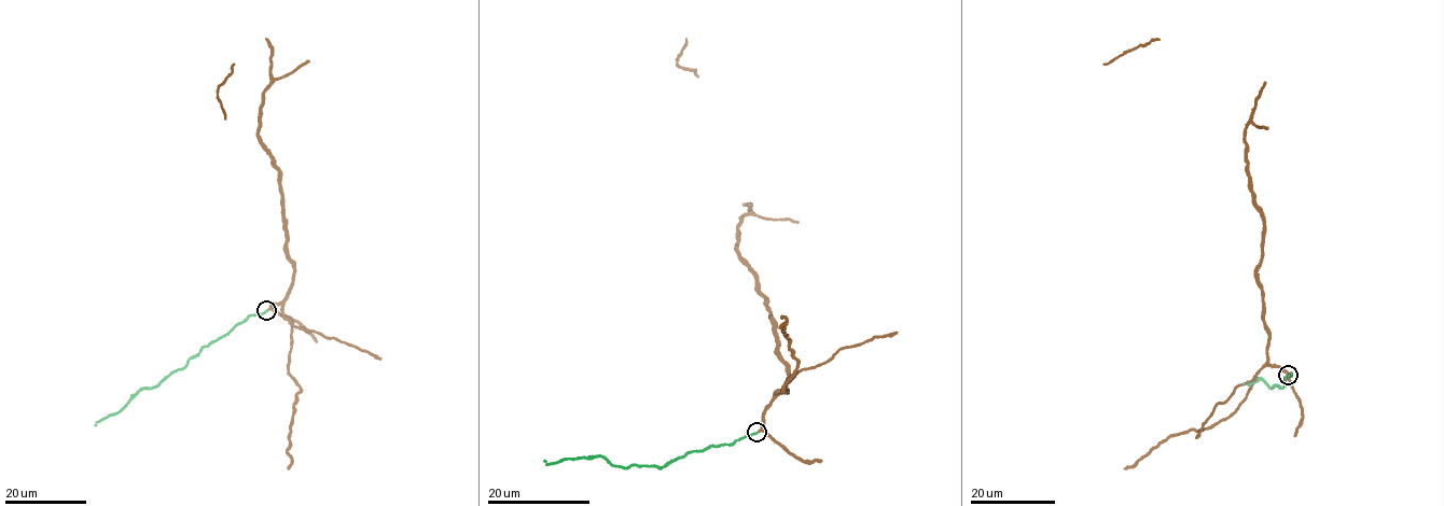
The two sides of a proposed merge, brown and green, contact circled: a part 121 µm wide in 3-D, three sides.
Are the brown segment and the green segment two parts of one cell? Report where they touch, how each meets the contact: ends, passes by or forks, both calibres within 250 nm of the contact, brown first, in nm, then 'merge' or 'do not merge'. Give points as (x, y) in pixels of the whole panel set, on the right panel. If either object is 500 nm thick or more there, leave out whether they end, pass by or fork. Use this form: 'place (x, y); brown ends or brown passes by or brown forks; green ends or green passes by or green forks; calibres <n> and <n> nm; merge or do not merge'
place (1288, 375); brown ends; green ends; calibres 240 and 200 nm; merge

